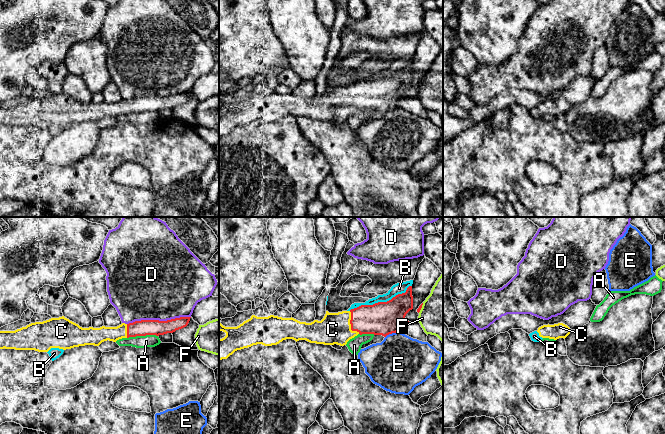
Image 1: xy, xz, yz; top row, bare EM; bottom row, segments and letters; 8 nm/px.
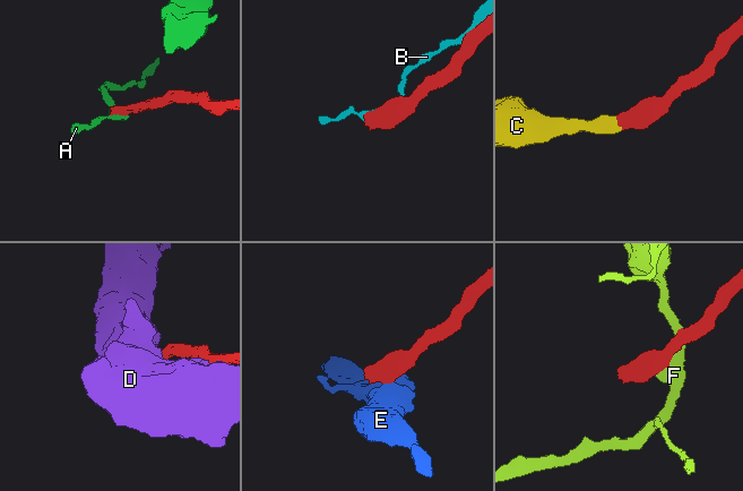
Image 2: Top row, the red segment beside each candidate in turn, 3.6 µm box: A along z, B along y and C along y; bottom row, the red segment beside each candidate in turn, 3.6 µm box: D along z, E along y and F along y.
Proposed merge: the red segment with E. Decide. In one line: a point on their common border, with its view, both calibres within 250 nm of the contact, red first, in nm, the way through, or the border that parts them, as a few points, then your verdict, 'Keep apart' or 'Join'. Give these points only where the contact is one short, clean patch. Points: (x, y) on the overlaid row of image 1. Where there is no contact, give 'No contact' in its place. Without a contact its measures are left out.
Touches red at xz (391, 333). Thickness 280 nm (red) against 460 nm. Boundary: xz (398, 331), (389, 333), (385, 337). Keep apart

